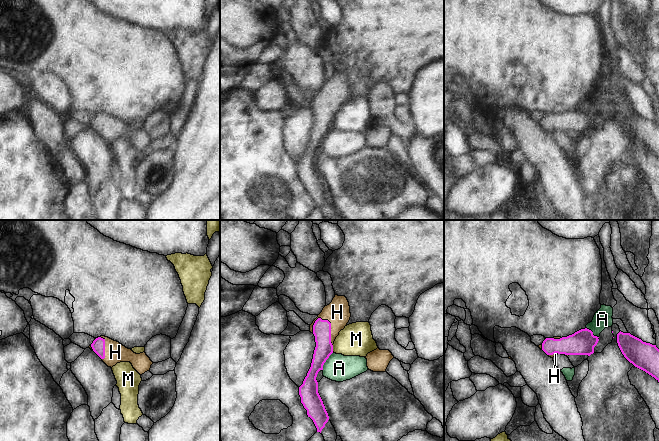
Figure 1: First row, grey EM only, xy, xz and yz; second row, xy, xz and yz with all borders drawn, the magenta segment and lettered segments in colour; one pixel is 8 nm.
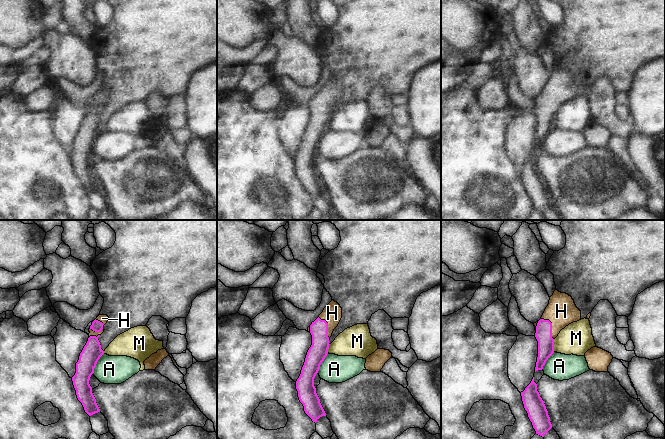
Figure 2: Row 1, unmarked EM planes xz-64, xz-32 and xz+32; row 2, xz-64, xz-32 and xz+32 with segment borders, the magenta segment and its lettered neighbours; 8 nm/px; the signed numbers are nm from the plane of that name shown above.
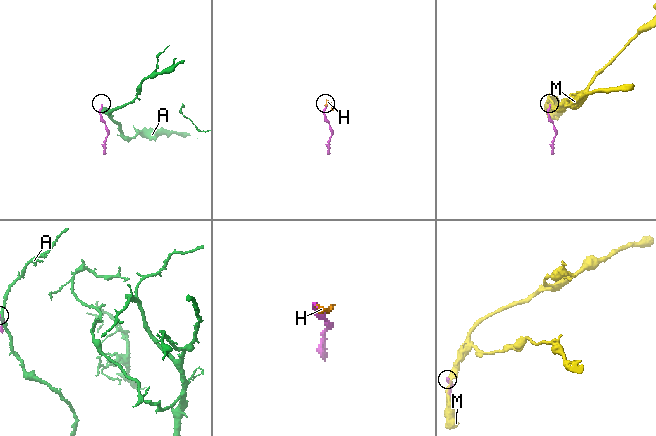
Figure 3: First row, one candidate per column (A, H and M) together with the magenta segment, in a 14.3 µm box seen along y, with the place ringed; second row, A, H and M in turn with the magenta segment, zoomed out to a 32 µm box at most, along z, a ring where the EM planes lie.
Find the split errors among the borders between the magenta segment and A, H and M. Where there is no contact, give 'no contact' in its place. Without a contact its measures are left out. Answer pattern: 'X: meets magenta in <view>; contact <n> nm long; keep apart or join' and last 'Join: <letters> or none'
A: meets magenta in xz; contact 180 nm long; keep apart
H: meets magenta in xz; contact 260 nm long; join
M: meets magenta in xz; contact 60 nm long; keep apart
Join: H

